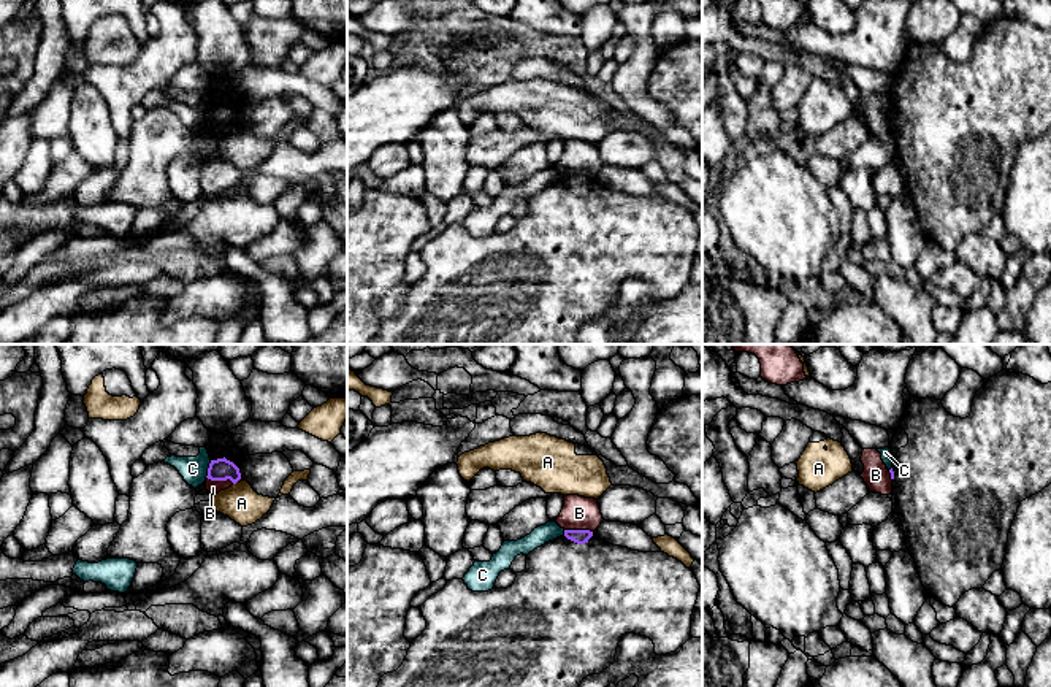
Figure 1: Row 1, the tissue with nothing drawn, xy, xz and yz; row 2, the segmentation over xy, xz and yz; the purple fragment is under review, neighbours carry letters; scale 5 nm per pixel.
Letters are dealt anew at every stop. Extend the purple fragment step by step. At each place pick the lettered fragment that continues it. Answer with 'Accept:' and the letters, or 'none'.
Accept: none

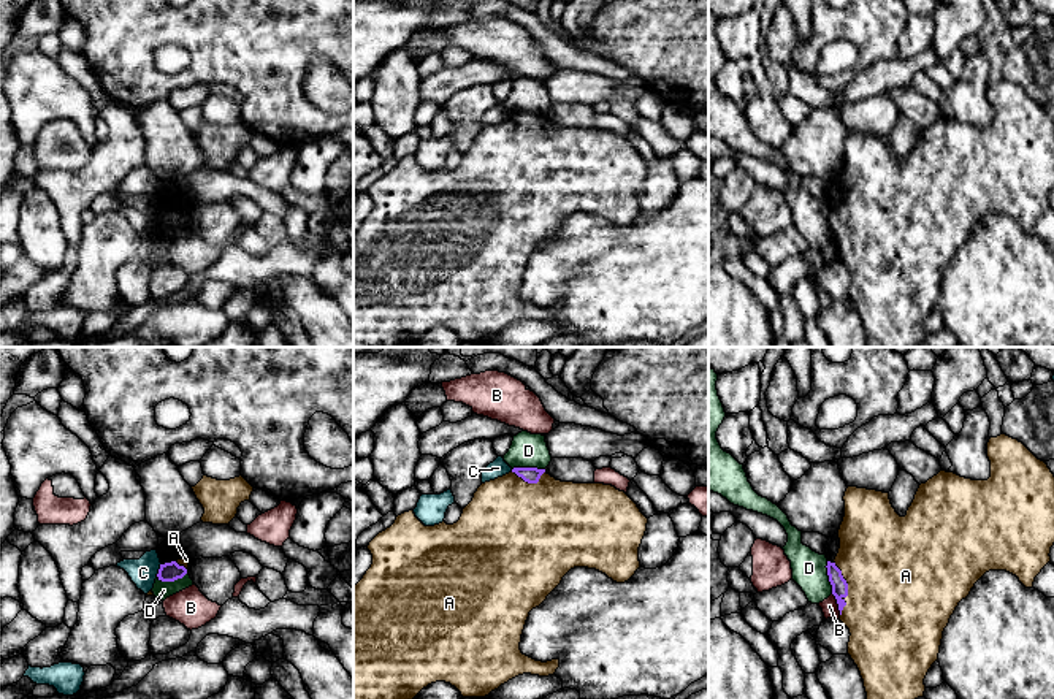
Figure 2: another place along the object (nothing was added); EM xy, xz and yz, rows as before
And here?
Accept: A

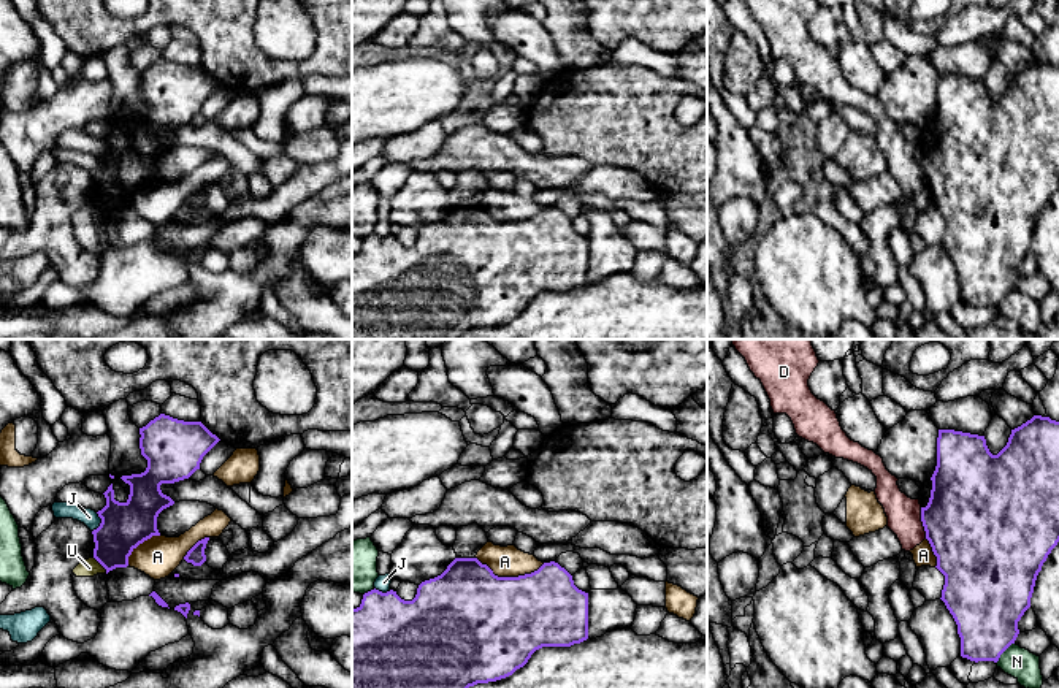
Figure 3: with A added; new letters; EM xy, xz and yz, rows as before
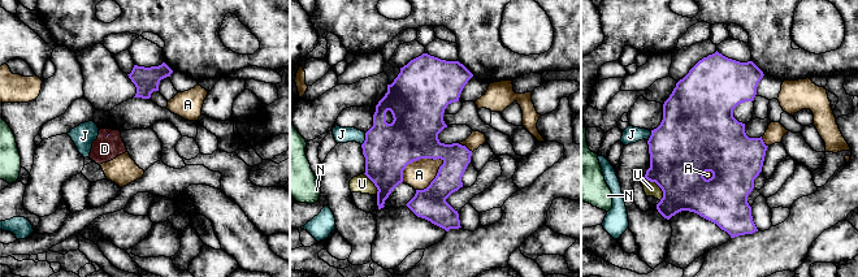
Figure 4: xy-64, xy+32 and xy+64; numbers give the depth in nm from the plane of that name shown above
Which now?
Accept: none

